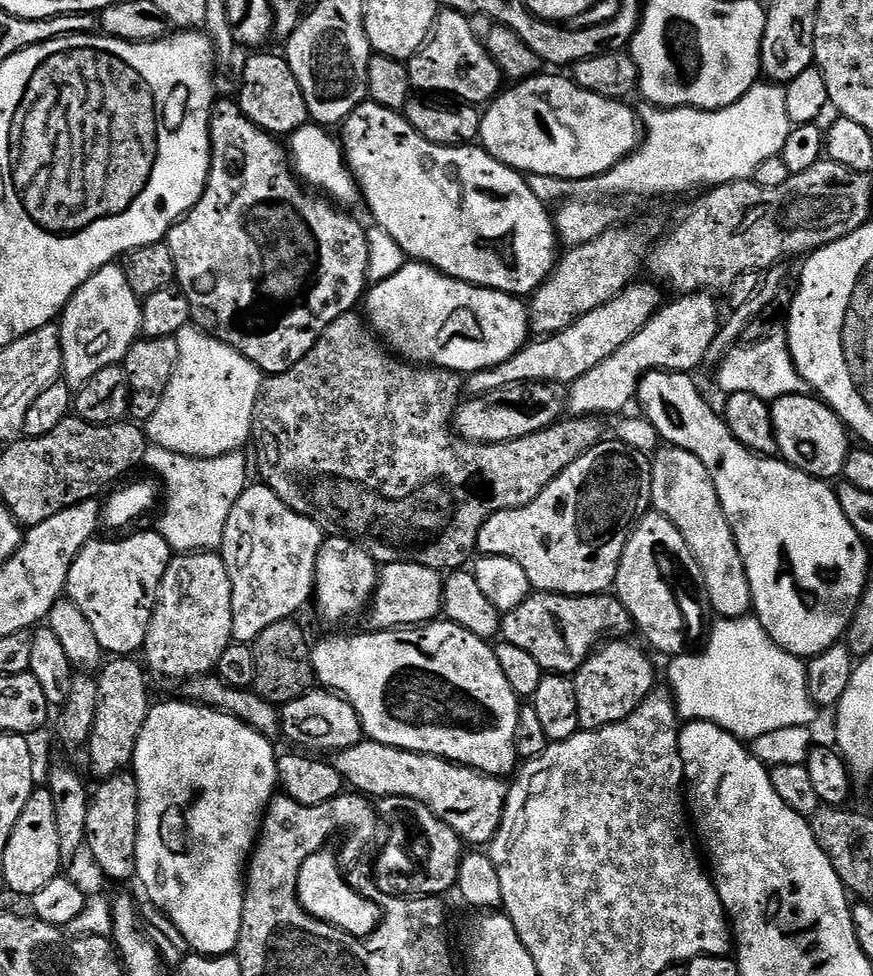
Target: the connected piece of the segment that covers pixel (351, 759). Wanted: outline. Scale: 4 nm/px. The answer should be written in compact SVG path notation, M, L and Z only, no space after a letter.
M365 738L358 746L331 753L330 763L342 774L345 785L361 796L416 799L425 804L465 845L491 845L502 822L509 785L501 777L475 772L440 756L402 750Z

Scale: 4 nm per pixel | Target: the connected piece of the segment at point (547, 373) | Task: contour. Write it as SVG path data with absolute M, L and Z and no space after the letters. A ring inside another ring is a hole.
M633 282L624 291L619 292L614 299L598 306L598 310L590 310L582 318L578 318L566 330L556 333L554 336L537 339L529 342L521 348L518 354L514 354L506 362L502 362L496 368L487 368L485 372L475 373L474 380L481 384L484 392L493 392L502 386L521 384L522 382L554 382L555 384L571 385L572 381L582 378L598 362L606 362L614 350L626 346L646 322L659 312L662 307L660 300L661 289L655 283L640 284Z

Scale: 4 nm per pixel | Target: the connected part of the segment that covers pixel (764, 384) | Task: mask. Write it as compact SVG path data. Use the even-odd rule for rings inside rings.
M773 334L766 340L759 340L757 344L730 348L725 352L723 360L719 361L717 368L720 369L716 372L716 384L724 394L745 392L771 402L783 396L809 391L808 383L792 367L783 335Z

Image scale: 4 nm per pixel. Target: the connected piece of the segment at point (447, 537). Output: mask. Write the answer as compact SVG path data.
M350 311L342 314L334 322L330 322L328 329L320 335L318 343L297 364L290 366L290 370L286 370L282 374L268 376L261 383L260 393L254 406L250 444L251 447L256 447L254 464L255 467L256 464L260 467L259 479L270 490L274 490L274 494L278 494L278 498L282 498L282 502L286 502L286 506L290 506L290 510L310 518L329 533L339 534L357 545L363 546L377 565L402 562L437 570L463 569L467 565L464 563L468 559L471 561L477 555L478 534L489 518L502 510L514 510L534 502L534 498L538 498L538 494L542 494L542 490L546 490L546 486L550 486L550 482L554 482L554 478L558 478L558 474L562 474L562 470L566 470L566 466L570 466L575 460L582 458L582 454L586 454L595 444L599 444L605 439L605 421L601 417L575 415L571 418L572 420L561 418L551 424L549 428L543 428L541 432L535 432L526 438L518 438L510 442L477 444L464 440L456 435L452 425L456 409L462 400L462 395L460 396L461 377L457 373L443 368L417 366L415 363L397 358L377 339L371 327L366 323L365 317L356 315L355 311Z

